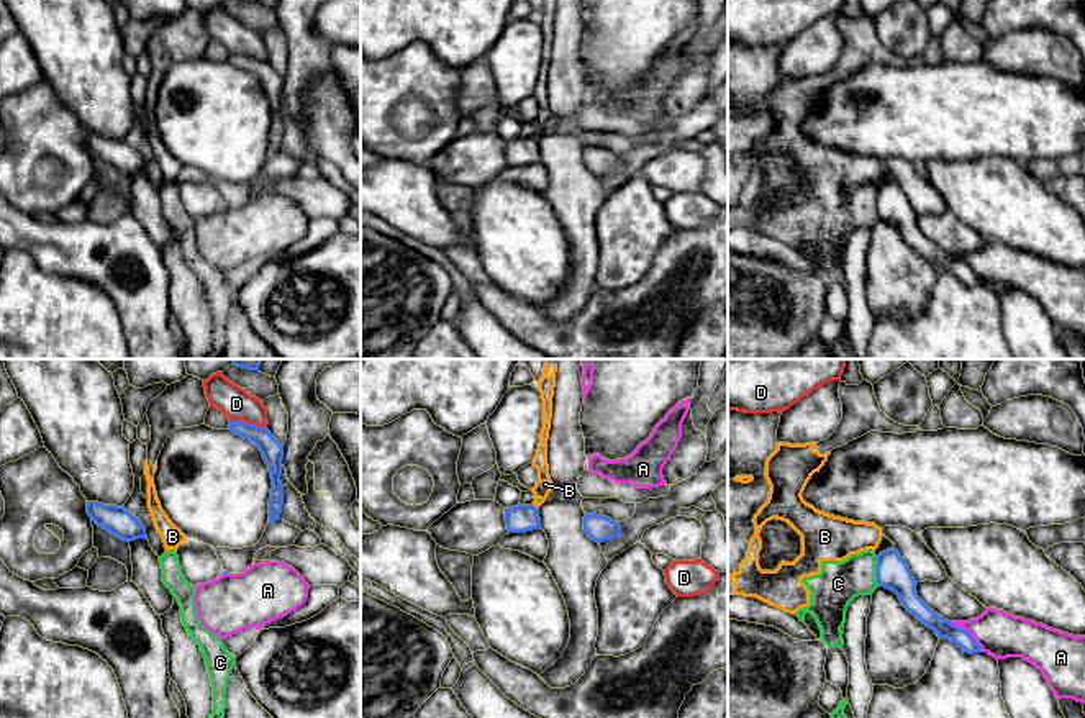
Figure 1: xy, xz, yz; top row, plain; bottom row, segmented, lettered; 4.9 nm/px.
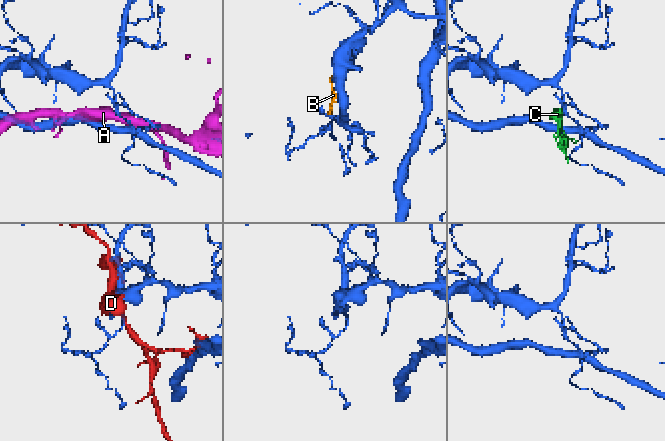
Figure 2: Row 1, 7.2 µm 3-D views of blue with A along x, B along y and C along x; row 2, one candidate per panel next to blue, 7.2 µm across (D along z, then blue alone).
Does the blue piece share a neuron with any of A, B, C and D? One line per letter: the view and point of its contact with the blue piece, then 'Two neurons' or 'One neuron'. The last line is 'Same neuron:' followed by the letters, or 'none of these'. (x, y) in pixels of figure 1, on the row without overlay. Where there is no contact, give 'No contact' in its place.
A: Touches blue at yz (967, 264). Two neurons
B: Touches blue at xz (533, 138). Two neurons
C: Touches blue at yz (877, 204). Two neurons
D: Touches blue at xy (248, 56). Two neurons
Same neuron: none of these

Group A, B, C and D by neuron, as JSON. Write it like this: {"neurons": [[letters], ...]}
{"neurons": [["A"], ["B", "C"], ["D"]]}

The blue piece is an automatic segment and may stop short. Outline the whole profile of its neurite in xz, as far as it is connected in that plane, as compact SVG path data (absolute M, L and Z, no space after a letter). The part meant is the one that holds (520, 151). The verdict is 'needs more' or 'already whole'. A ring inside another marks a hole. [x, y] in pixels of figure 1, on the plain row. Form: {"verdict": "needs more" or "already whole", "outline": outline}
{"verdict": "already whole", "outline": "M516 138L505 141L505 156L508 166L526 166L541 161L539 141L531 138Z"}

